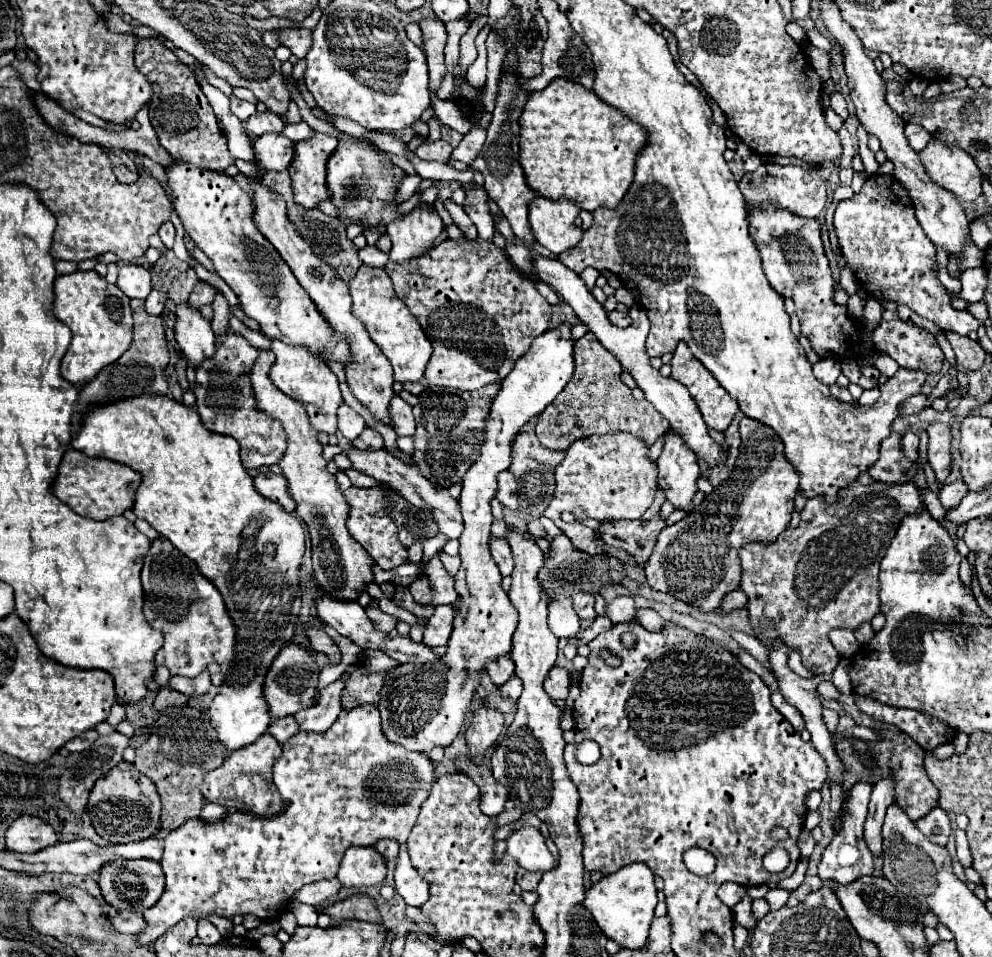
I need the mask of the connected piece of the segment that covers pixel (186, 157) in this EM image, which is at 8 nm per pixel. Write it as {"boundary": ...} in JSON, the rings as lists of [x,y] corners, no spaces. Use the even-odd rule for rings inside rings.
{"boundary":[[[140,39],[134,51],[134,63],[138,71],[152,83],[154,95],[150,105],[150,121],[158,133],[160,145],[172,155],[174,161],[192,163],[194,167],[224,171],[234,165],[234,157],[226,149],[226,137],[220,131],[218,119],[202,93],[196,75],[162,43],[156,39]]]}

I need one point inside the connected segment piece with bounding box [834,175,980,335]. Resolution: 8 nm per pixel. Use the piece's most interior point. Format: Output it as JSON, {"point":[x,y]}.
{"point":[892,258]}

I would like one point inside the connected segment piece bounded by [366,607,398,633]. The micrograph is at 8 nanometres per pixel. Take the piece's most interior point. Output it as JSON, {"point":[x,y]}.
{"point":[382,621]}

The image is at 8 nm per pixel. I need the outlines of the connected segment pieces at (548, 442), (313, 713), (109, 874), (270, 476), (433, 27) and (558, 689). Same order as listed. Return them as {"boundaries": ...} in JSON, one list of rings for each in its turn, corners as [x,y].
{"boundaries":[[[[592,333],[574,345],[575,370],[572,379],[568,381],[566,389],[558,395],[554,403],[542,413],[538,423],[538,437],[550,449],[566,451],[574,441],[590,437],[590,435],[606,435],[614,431],[628,431],[638,435],[648,447],[652,447],[662,433],[668,431],[668,421],[654,409],[652,403],[636,401],[630,389],[620,381],[622,367],[618,359],[606,351]]],[[[338,679],[338,681],[330,683],[328,687],[322,689],[317,705],[306,709],[306,711],[300,711],[298,715],[294,715],[296,721],[300,723],[300,731],[312,731],[312,733],[328,731],[330,725],[340,715],[342,689],[344,689],[344,679]]],[[[150,859],[110,861],[110,863],[106,863],[106,867],[100,869],[98,885],[100,885],[104,901],[108,905],[112,905],[114,909],[142,913],[144,909],[152,907],[164,893],[164,873],[162,873],[160,863],[150,861]]],[[[258,473],[254,477],[254,487],[260,495],[280,503],[288,513],[296,509],[296,503],[288,491],[288,483],[284,475],[274,475],[274,473]]],[[[426,17],[420,21],[420,29],[422,29],[422,39],[424,39],[424,53],[428,59],[428,71],[430,71],[430,91],[438,91],[446,71],[446,63],[444,63],[444,47],[446,47],[446,39],[448,39],[448,31],[444,27],[442,21],[434,19],[434,17]]],[[[552,667],[544,681],[544,689],[552,699],[566,699],[570,689],[570,671],[562,667]]]]}

